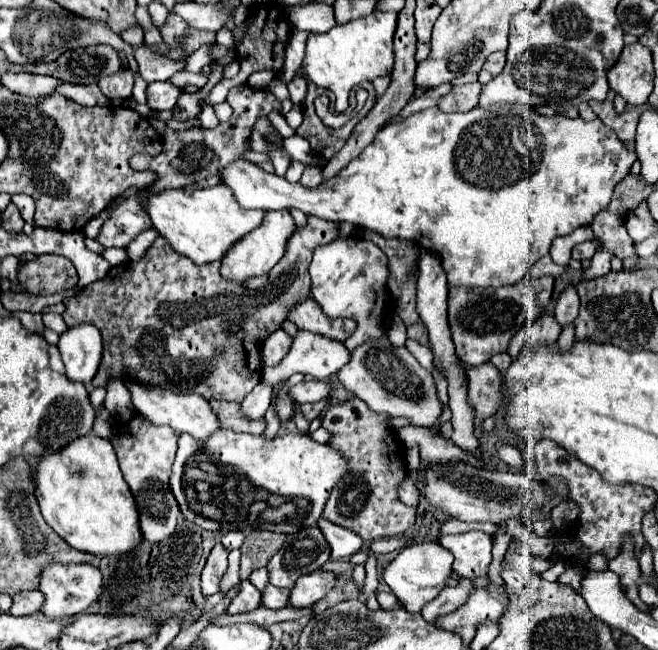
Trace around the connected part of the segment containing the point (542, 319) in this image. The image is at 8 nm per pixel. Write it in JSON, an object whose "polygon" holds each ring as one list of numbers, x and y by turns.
{"polygon":[[550,311,542,313,534,323,524,323,522,329,514,333,514,339,510,341,508,355,516,357,524,345,528,347,538,347,538,343,556,343,562,327,554,319]]}

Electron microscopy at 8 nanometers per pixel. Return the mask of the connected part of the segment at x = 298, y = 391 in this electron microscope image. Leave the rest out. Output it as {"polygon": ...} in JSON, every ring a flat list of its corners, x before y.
{"polygon":[[306,379,298,385,294,385,288,395,292,397,292,401,298,401,298,403,314,403,314,401,320,401,320,399,328,397,328,393,330,393,330,383]]}

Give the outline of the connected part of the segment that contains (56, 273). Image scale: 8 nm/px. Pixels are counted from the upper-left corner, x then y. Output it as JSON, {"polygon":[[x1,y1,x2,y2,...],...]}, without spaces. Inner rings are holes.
{"polygon":[[52,255,52,259,46,259,46,263,20,263,18,283,22,285,22,293,52,295,74,287,78,283,78,277,70,261]]}

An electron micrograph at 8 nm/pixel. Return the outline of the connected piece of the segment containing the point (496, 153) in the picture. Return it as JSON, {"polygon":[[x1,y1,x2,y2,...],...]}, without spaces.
{"polygon":[[496,103,490,107,474,107,466,113,444,113,438,107,430,107,418,113,408,115,406,119,400,119,398,123,390,123,384,129,378,131,376,139,362,151,358,159,354,159,346,169,342,169,336,177,330,181,320,183,316,189,306,189,300,183,288,183,284,177,278,177,274,173,262,171,258,165,248,163,248,161,234,161,228,163,228,167,222,169,222,183,232,189,236,201,244,209,300,209,306,215,316,215,320,219,330,219,330,221,346,221,356,227,364,227,370,231,380,233,386,239,398,237,398,239,408,239,416,241,422,247,430,247,436,251,442,259,442,267,448,275,448,285,452,287,504,287,504,285,514,285,518,283,530,267,544,255,548,255,548,249,556,237,570,235,574,229,590,225,592,219,608,207,612,199,612,191,622,181,628,173,632,163,636,161,636,153,632,149,626,149,626,145,616,137,616,133,604,125,600,119,594,121,584,121,580,117,570,119,564,115,538,115,532,107,526,105,512,105,512,103]]}

